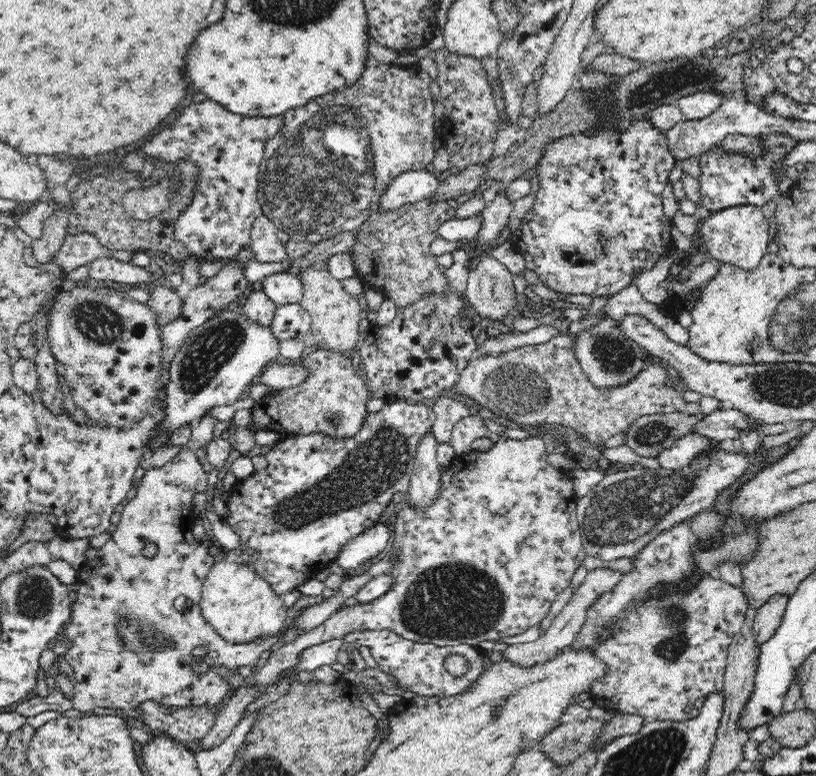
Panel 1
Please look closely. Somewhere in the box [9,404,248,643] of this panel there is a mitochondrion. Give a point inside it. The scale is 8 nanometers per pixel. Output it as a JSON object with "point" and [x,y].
{"point":[33,599]}

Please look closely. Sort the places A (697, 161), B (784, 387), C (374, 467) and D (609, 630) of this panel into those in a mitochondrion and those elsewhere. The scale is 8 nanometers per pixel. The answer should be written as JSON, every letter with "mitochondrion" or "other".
{"A":"other","B":"mitochondrion","C":"mitochondrion","D":"other"}

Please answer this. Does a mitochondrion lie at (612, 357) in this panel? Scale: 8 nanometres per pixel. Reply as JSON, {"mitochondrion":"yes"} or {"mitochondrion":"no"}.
{"mitochondrion":"yes"}

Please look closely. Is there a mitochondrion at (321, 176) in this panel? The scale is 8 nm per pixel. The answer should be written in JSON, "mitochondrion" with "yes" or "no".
{"mitochondrion":"yes"}

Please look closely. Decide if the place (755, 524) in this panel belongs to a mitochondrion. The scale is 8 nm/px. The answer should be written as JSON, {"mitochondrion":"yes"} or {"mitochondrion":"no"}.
{"mitochondrion":"no"}

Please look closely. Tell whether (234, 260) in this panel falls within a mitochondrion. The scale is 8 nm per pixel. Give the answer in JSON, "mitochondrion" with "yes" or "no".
{"mitochondrion":"no"}

